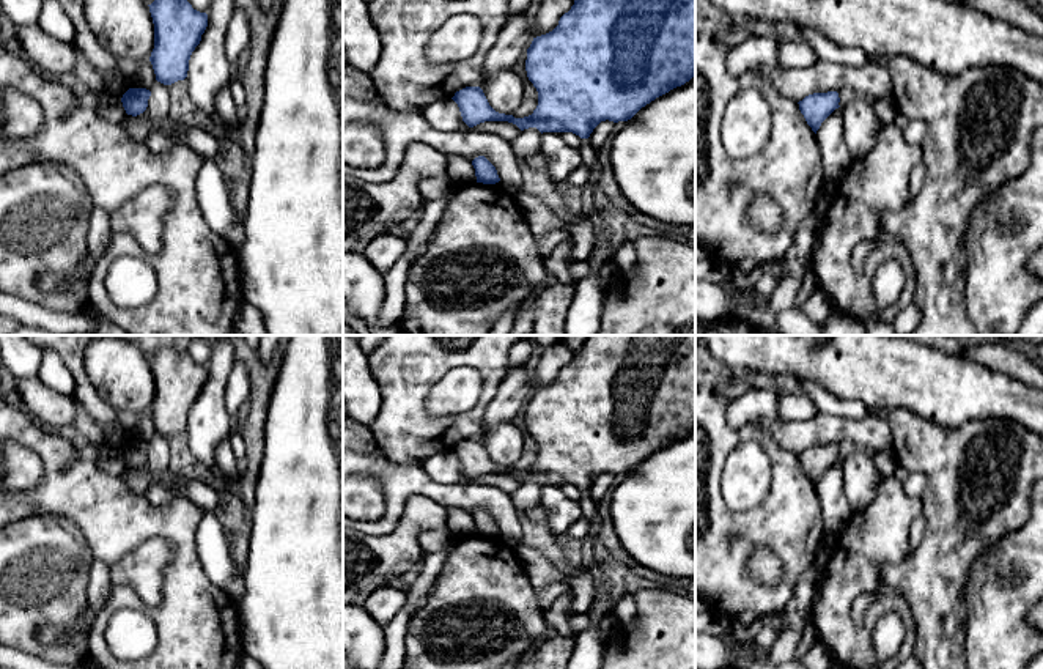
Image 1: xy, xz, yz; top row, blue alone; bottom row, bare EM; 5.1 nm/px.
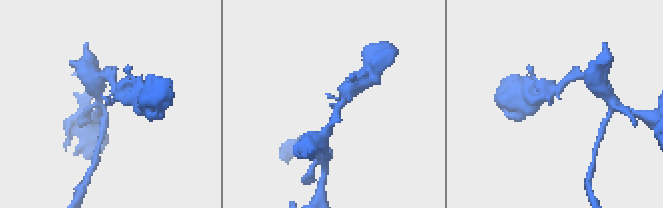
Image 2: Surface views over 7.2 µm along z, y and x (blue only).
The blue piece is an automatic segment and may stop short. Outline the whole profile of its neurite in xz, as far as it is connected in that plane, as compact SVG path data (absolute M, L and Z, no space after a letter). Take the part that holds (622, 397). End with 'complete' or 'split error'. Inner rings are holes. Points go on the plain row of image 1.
M588 335L584 346L565 365L558 378L533 390L527 401L525 423L538 444L532 468L514 471L496 464L480 439L466 439L451 450L463 474L474 480L485 474L508 474L521 483L573 485L588 491L601 474L628 474L642 460L695 428L695 335Z | complete

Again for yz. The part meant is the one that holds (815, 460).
M837 444L813 445L799 453L799 463L804 468L807 477L816 486L821 475L838 461L840 450Z | complete

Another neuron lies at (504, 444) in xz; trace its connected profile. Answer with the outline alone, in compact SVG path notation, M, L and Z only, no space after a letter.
M513 420L496 425L481 442L489 458L505 468L511 468L524 450L522 431Z

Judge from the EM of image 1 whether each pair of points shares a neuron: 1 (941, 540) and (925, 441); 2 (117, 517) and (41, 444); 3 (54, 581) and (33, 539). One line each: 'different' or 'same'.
1: same
2: same
3: same

